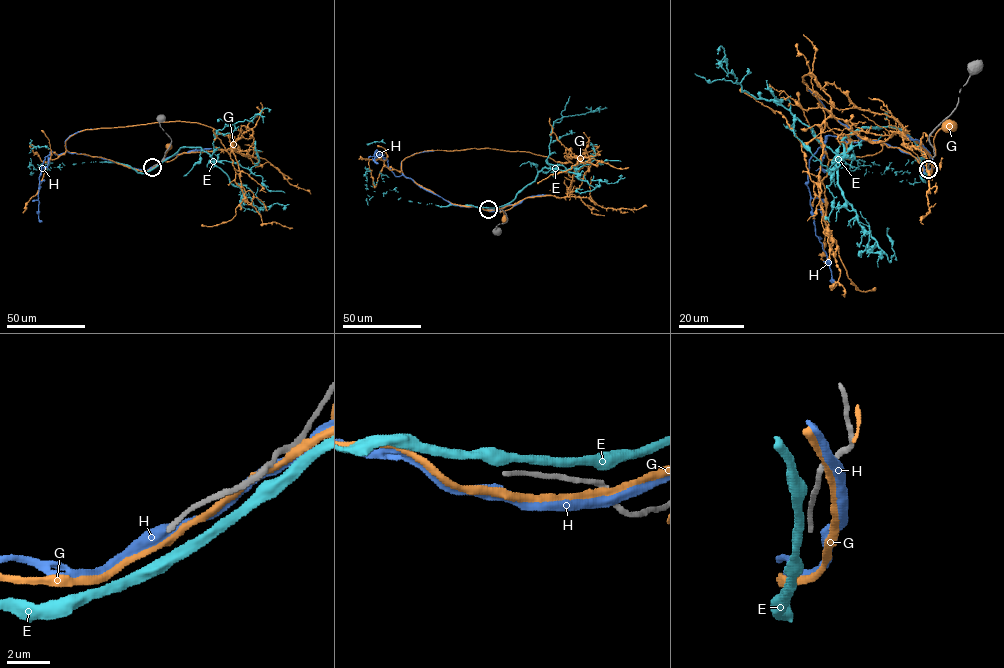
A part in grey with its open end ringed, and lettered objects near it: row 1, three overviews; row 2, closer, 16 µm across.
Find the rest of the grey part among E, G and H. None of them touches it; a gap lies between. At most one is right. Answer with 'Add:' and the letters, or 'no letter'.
Add: no letter

